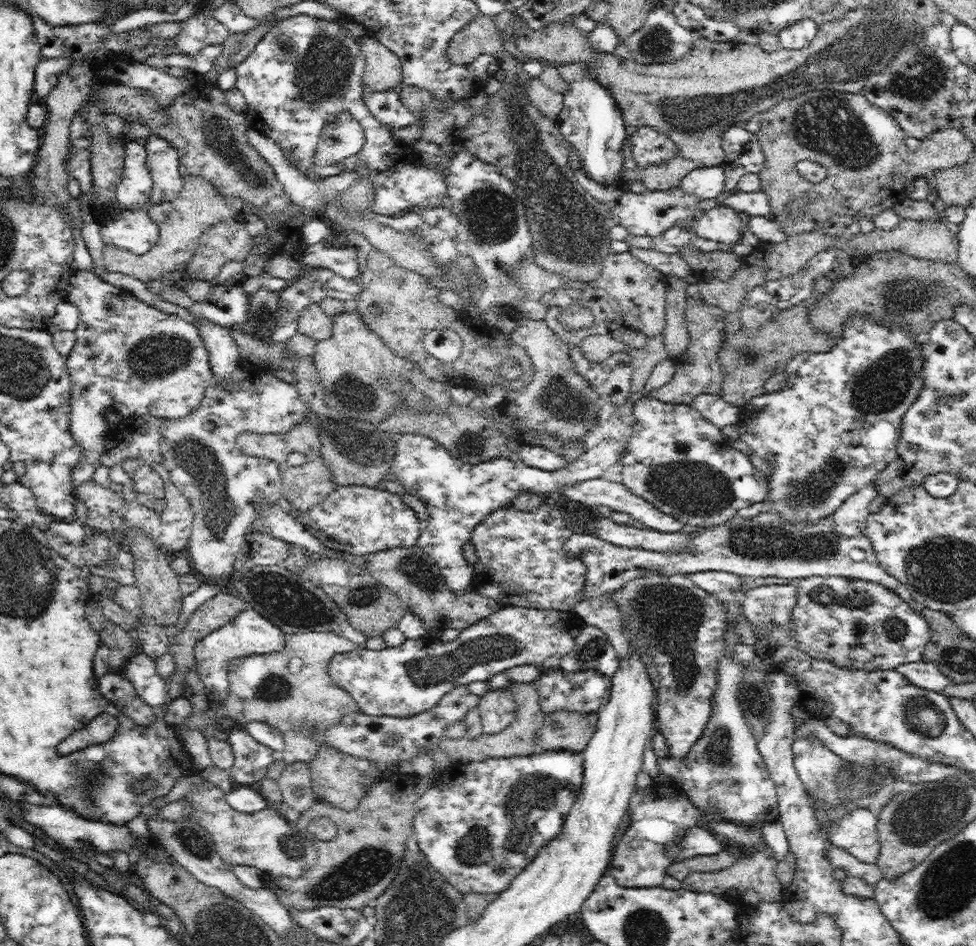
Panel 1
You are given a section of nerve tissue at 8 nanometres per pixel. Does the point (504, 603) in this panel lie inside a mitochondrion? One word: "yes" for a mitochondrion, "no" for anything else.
no

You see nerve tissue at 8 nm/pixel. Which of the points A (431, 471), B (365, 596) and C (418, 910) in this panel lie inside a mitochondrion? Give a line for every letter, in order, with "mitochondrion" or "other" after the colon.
A: other
B: mitochondrion
C: mitochondrion

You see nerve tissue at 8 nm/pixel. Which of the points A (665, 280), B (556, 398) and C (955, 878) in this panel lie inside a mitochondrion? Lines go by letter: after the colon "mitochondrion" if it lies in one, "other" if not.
A: other
B: mitochondrion
C: mitochondrion

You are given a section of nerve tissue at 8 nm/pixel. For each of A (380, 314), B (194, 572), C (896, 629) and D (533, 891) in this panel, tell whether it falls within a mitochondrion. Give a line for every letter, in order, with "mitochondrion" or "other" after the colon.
A: mitochondrion
B: other
C: mitochondrion
D: other

